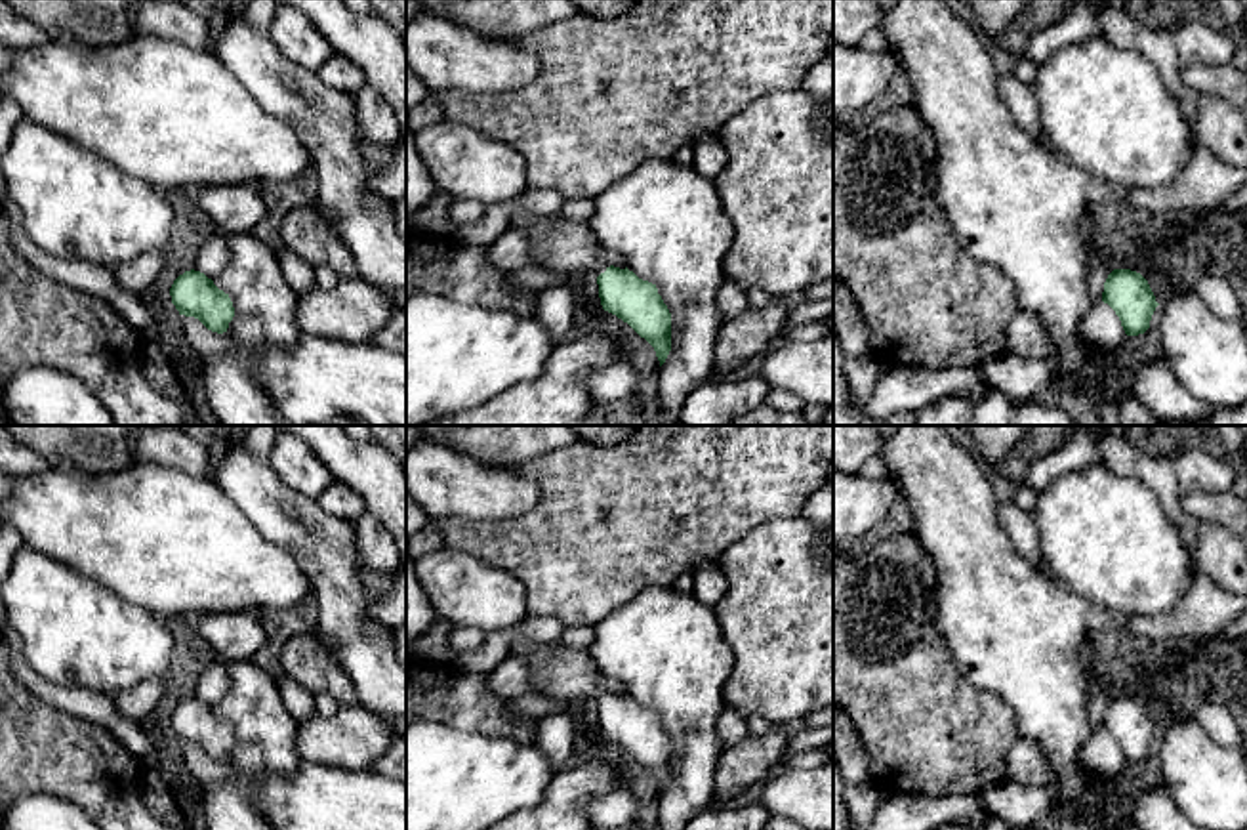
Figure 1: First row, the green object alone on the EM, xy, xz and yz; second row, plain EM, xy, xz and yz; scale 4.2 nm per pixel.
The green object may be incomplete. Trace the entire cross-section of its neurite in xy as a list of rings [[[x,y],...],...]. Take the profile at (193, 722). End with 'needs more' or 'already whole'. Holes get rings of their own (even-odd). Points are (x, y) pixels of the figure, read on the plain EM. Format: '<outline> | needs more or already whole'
[[[185,698],[170,716],[179,742],[198,746],[208,757],[223,761],[235,744],[235,735],[223,717],[200,698]]] | already whole

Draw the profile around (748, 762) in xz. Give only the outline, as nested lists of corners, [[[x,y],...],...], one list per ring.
[[[776,725],[765,737],[747,735],[723,748],[715,767],[717,803],[730,803],[780,769],[787,756],[787,740],[789,733],[786,727]]]

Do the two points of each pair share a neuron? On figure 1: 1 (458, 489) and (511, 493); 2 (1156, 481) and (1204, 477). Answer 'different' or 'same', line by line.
1: same
2: different

